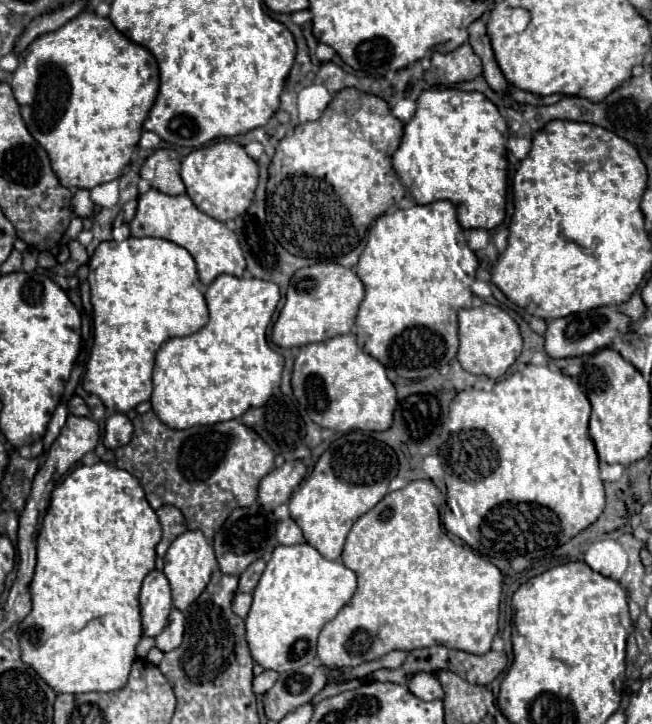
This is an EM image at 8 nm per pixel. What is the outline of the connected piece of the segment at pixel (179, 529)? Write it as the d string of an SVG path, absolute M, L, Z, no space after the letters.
M161 506L157 510L157 516L159 516L161 526L163 526L163 538L161 538L159 546L157 546L157 556L163 558L165 552L167 552L167 548L171 546L171 542L179 534L183 534L187 530L187 524L185 524L185 518L183 518L181 510L175 508L175 506Z

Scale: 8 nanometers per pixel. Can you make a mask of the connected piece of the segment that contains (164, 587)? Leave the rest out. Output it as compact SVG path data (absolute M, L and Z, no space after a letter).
M153 570L145 576L141 594L141 622L143 622L143 634L155 638L163 632L169 612L173 608L171 604L171 588L163 572Z

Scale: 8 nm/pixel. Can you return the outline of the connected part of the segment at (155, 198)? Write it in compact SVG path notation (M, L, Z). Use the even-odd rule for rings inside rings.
M155 188L139 196L137 214L129 222L131 236L153 236L153 238L165 238L171 240L185 250L191 252L191 256L197 262L199 280L207 286L211 284L219 274L231 274L231 276L243 276L245 272L245 256L241 252L239 240L233 230L229 230L223 222L213 220L211 216L197 210L197 206L191 202L187 194L181 196L169 196Z

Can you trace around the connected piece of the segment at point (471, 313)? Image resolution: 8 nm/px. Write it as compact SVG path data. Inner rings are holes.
M481 304L469 310L459 310L459 354L457 360L471 374L501 378L521 354L521 334L515 320L495 304Z

